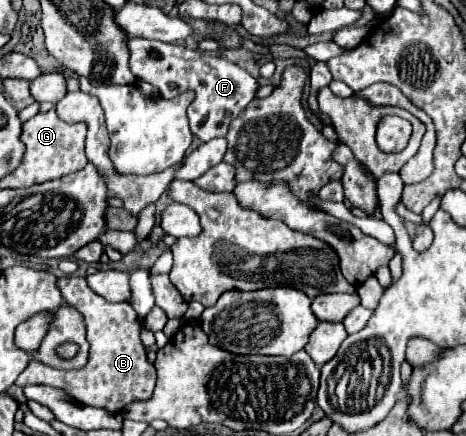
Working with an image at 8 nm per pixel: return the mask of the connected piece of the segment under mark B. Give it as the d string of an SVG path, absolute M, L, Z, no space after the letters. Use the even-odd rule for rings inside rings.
M82 274L62 276L56 280L56 286L64 298L64 304L78 310L86 324L86 338L90 344L88 362L80 370L56 370L44 366L38 360L30 360L28 368L18 376L18 386L30 384L46 384L66 390L74 400L104 408L110 412L122 412L126 404L134 400L144 400L152 396L156 384L156 368L146 358L146 348L140 342L140 326L136 322L136 312L128 302L106 302L102 296L94 294L86 286L86 278Z

